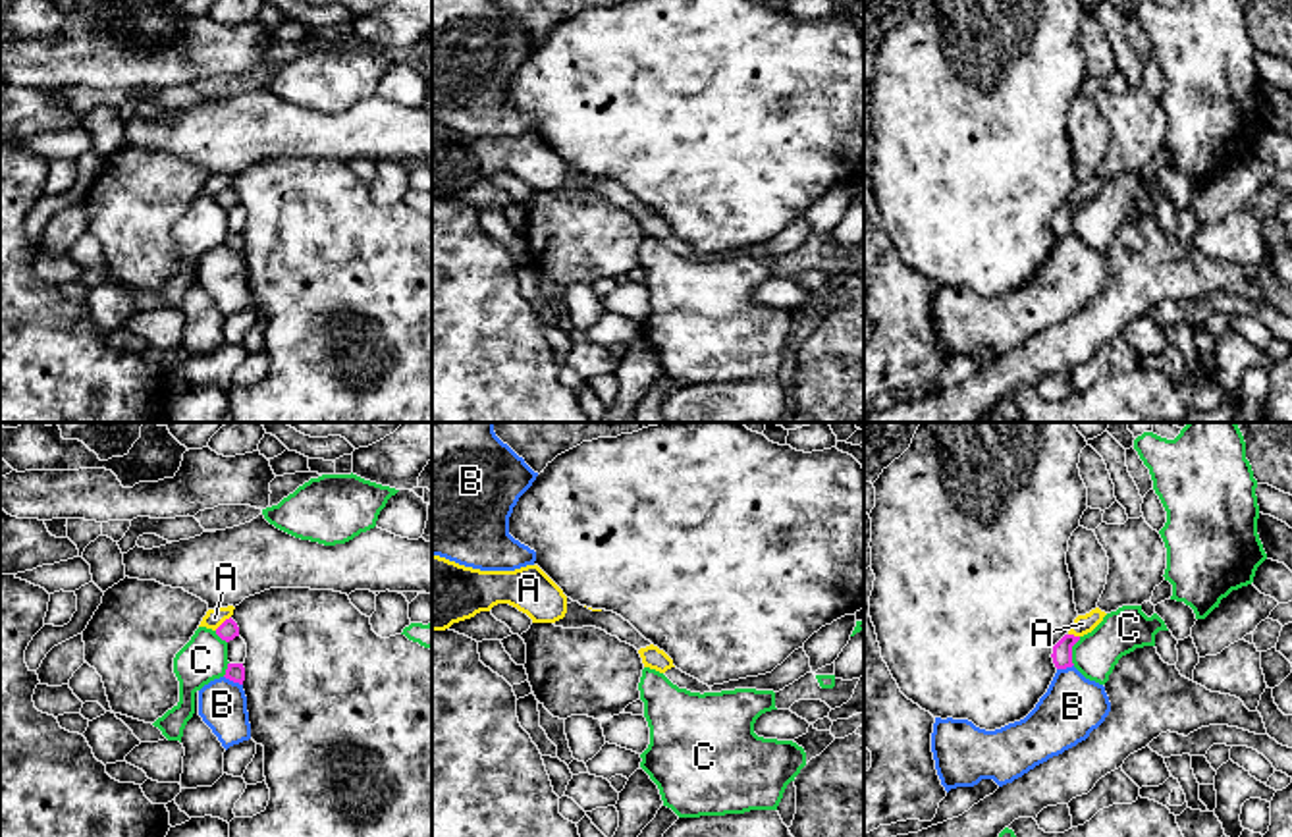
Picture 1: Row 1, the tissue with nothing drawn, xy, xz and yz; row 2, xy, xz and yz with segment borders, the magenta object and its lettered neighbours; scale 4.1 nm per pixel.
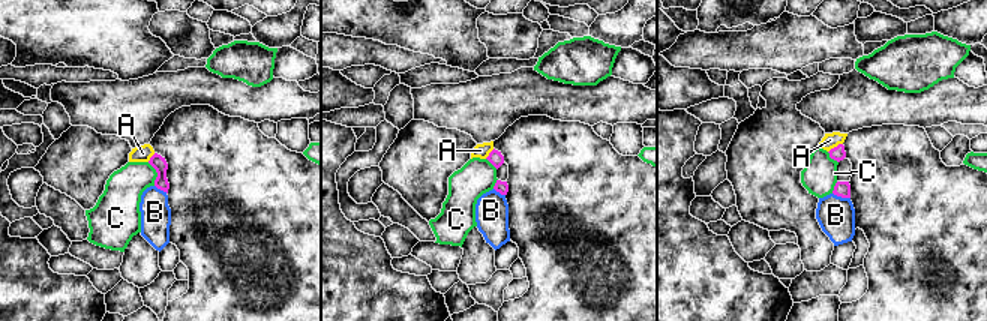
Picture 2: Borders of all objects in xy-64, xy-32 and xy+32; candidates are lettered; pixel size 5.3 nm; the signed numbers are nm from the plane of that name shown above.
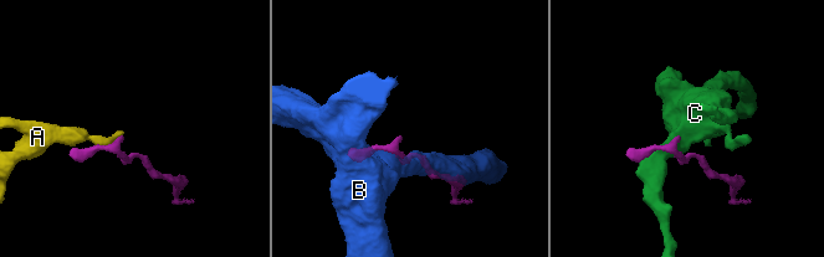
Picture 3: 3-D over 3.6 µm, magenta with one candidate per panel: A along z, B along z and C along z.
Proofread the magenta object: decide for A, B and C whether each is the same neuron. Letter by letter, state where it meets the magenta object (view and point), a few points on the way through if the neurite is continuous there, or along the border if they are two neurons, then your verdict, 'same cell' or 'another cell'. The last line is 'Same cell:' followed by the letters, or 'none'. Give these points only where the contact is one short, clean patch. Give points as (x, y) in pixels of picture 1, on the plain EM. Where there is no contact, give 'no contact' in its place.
A: contact xy (224, 189); border xy (230, 184), (215, 197); another cell
B: contact xy (234, 249); another cell
C: contact yz (1071, 218); another cell
Same cell: none

